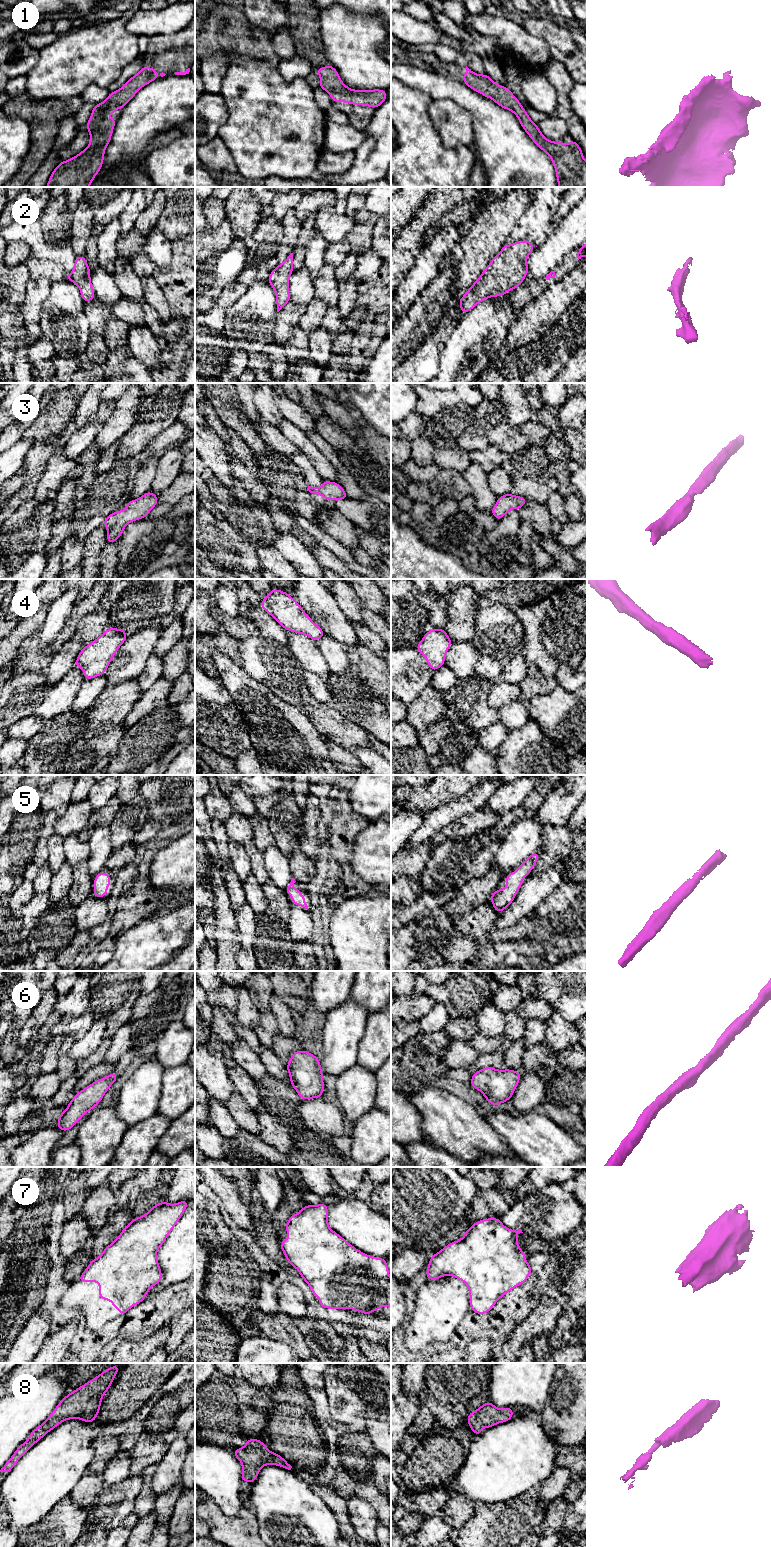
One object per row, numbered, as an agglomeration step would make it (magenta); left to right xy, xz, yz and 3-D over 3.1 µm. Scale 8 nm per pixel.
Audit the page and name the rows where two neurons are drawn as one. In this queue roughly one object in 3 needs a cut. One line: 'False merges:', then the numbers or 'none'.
False merges: none

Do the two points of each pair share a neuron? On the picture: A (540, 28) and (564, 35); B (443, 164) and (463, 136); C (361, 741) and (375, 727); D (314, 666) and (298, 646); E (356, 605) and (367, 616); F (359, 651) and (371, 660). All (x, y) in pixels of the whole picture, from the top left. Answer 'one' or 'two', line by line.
A: one
B: two
C: two
D: one
E: two
F: one

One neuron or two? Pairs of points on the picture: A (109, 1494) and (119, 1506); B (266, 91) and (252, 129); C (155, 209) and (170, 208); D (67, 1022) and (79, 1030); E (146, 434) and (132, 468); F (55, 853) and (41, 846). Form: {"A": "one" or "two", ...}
{"A": "one", "B": "one", "C": "two", "D": "one", "E": "two", "F": "two"}

